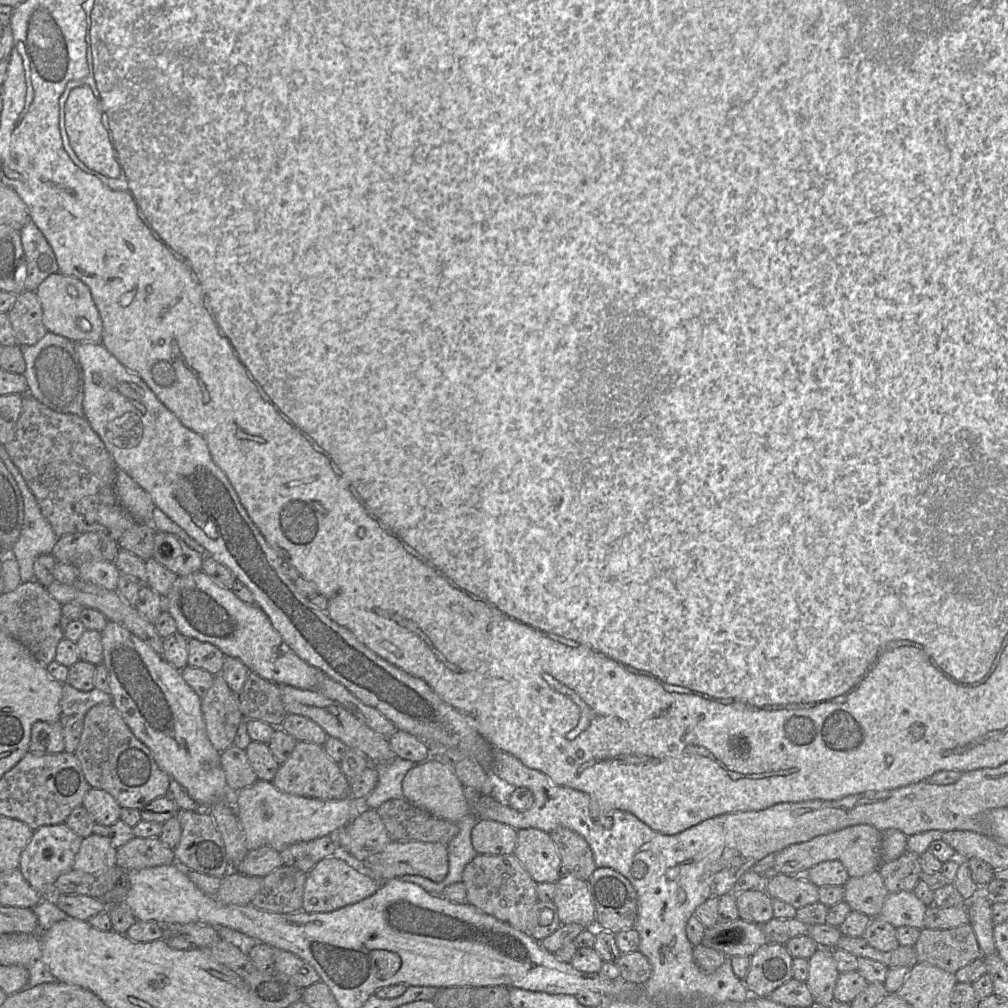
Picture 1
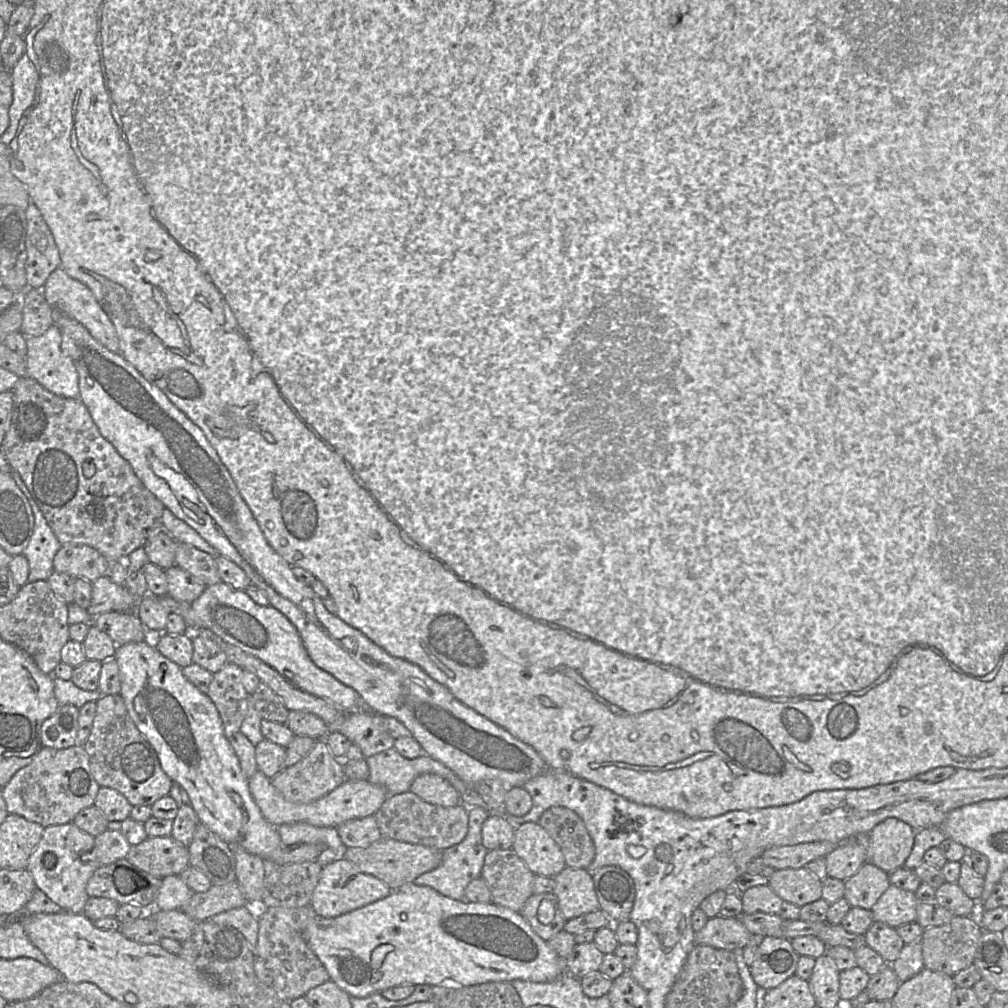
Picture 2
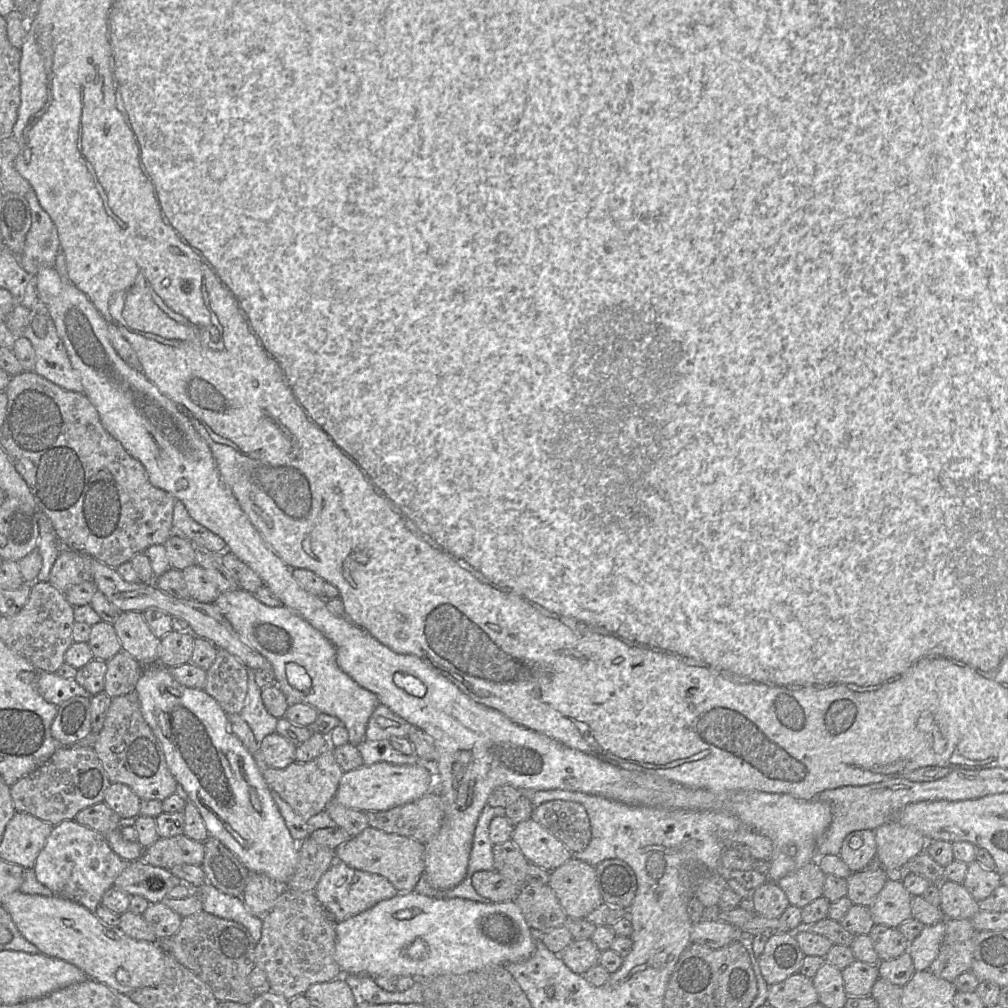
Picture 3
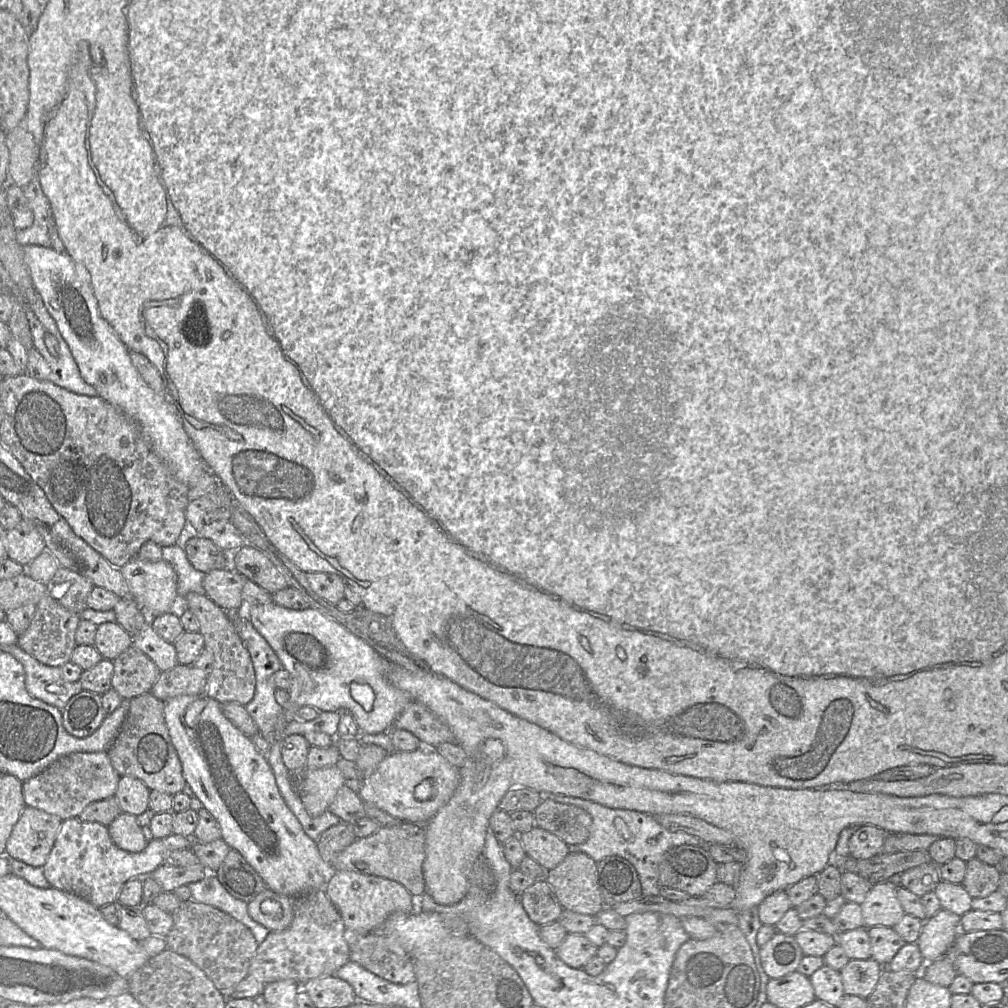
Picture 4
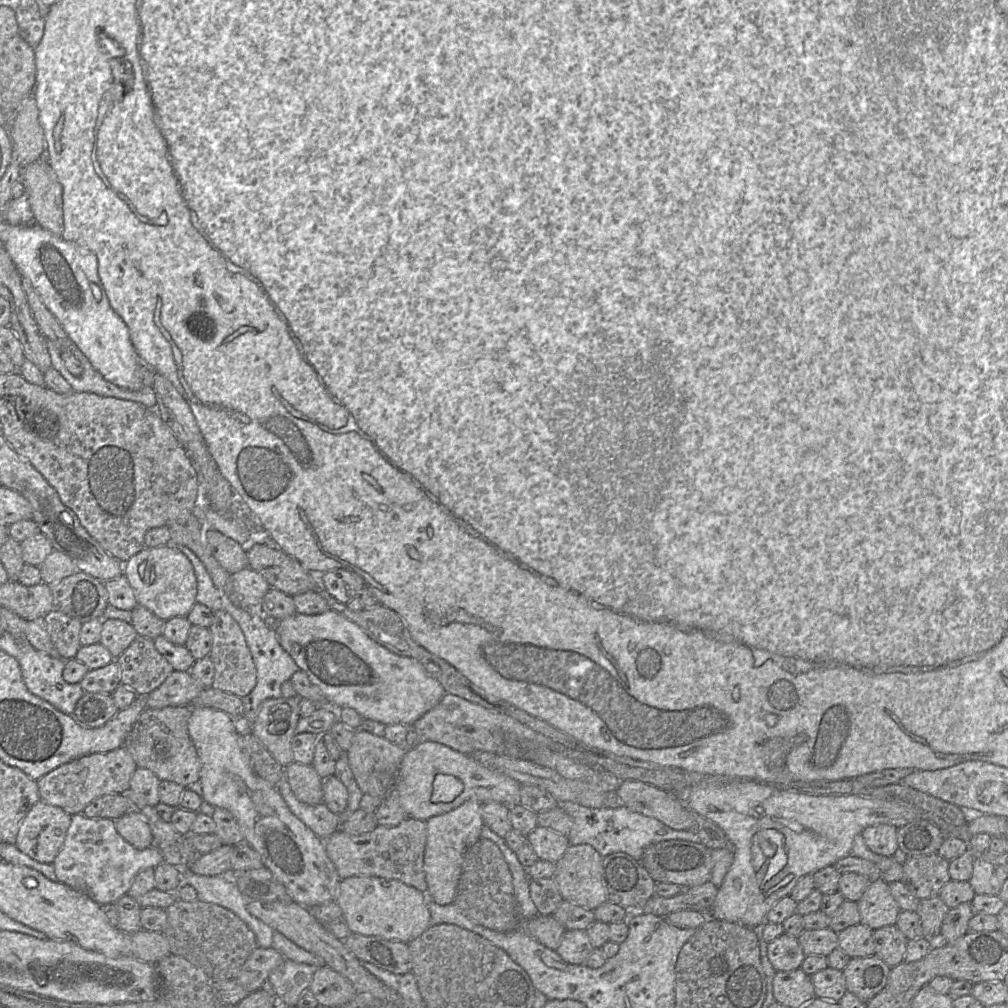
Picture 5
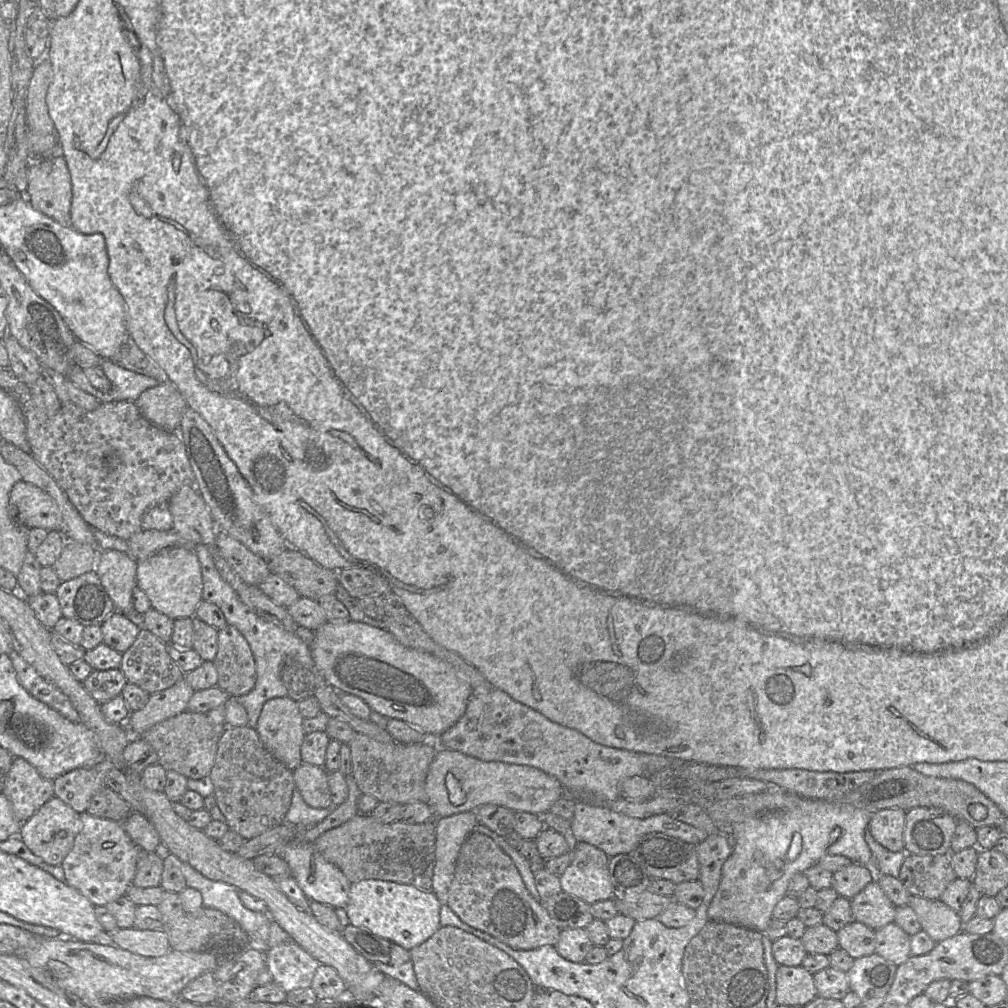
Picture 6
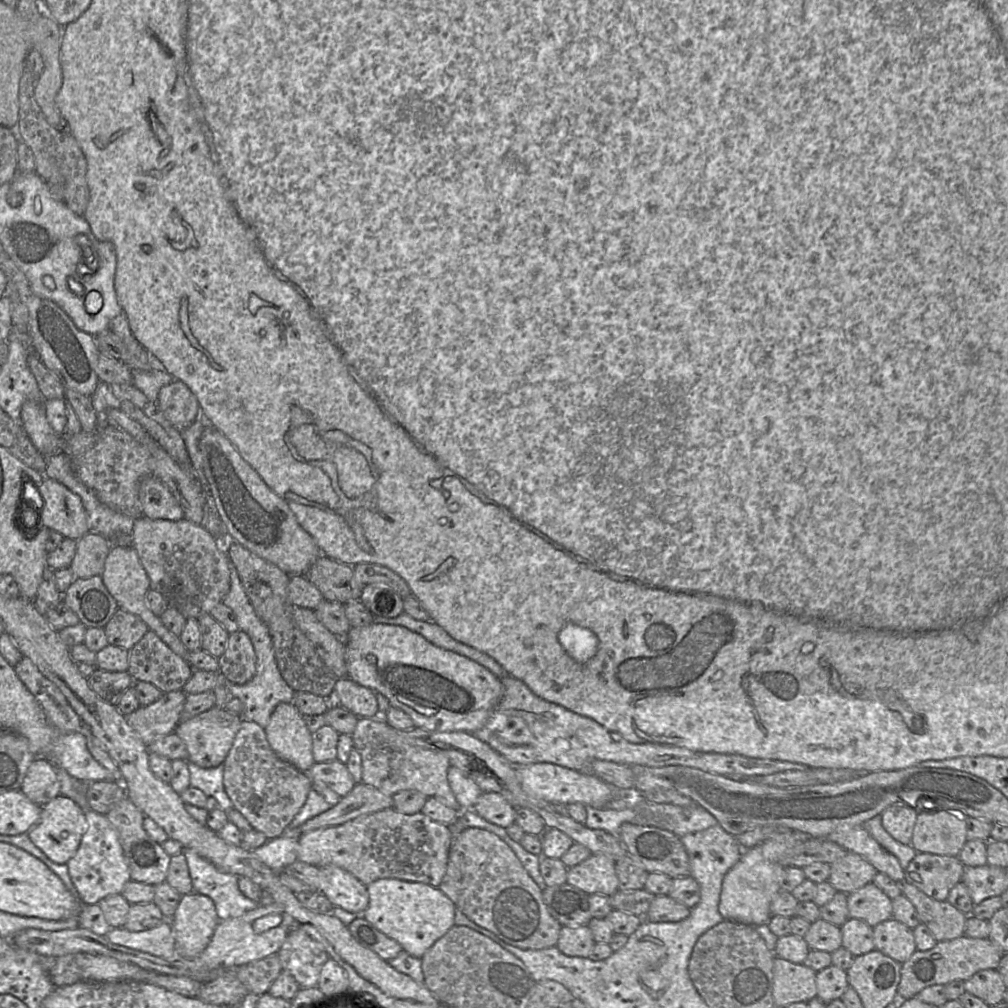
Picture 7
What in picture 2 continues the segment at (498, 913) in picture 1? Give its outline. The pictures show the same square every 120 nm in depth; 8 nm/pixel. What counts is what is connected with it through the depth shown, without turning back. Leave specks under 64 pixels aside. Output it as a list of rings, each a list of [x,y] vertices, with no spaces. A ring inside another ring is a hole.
[[[511,848],[489,851],[484,860],[480,878],[486,881],[491,892],[491,903],[520,912],[526,901],[533,894],[534,876]]]

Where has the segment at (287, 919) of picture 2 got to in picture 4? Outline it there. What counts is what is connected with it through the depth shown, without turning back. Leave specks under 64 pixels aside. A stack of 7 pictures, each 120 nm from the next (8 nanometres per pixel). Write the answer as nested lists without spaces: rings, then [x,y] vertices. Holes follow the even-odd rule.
[[[324,889],[302,893],[292,898],[293,920],[290,926],[279,932],[270,932],[265,940],[258,944],[256,953],[248,968],[248,974],[263,984],[278,980],[294,980],[303,985],[308,980],[334,975],[346,964],[349,958],[349,944],[344,939],[345,925],[337,907],[331,902]]]

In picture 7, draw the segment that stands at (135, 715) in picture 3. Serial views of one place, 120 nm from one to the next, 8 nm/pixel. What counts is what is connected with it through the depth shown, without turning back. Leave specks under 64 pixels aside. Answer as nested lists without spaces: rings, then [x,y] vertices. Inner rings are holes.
[[[214,705],[212,708],[195,715],[192,718],[181,720],[174,733],[176,733],[186,744],[187,760],[200,767],[216,767],[222,765],[238,732],[243,718],[229,712],[226,708]]]

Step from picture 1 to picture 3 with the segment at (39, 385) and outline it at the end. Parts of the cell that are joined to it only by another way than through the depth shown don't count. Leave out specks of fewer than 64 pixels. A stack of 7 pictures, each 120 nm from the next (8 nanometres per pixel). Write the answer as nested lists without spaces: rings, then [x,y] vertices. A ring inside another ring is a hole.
[[[50,318],[43,338],[37,337],[30,325],[22,336],[31,342],[35,351],[33,372],[65,390],[84,394],[81,378],[72,367],[64,343]]]

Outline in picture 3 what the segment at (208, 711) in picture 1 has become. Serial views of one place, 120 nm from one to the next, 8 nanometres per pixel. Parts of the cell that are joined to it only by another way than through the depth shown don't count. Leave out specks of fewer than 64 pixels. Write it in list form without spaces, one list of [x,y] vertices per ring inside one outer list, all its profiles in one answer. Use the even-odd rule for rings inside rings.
[[[218,649],[215,661],[206,673],[204,691],[217,701],[227,715],[240,714],[247,700],[249,669],[226,650]]]

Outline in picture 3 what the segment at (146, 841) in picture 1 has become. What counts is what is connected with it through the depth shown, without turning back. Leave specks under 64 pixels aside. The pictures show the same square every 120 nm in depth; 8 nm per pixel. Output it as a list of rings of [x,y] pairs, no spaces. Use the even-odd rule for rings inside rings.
[[[184,835],[159,838],[143,850],[142,862],[170,870],[180,864],[201,866],[204,858],[203,842],[192,840]]]

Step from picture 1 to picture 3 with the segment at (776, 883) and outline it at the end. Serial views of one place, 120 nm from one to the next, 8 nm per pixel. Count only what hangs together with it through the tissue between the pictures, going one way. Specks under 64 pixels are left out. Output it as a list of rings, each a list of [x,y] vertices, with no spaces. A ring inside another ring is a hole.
[[[817,860],[781,878],[777,885],[783,890],[790,905],[800,909],[823,897],[825,874]]]

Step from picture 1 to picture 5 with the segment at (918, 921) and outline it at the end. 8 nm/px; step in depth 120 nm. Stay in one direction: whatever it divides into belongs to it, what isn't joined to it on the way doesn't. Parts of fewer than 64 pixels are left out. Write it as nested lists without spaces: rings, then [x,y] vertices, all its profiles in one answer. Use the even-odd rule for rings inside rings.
[[[883,879],[870,882],[857,904],[861,916],[860,923],[872,930],[896,925],[901,912],[889,884]]]

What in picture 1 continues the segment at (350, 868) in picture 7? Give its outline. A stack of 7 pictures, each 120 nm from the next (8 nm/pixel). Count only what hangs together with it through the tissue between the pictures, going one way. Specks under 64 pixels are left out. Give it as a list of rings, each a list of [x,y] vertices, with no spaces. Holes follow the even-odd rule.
[[[389,842],[382,851],[360,863],[360,868],[379,883],[404,875],[418,875],[433,882],[444,880],[448,873],[448,844],[442,842]]]

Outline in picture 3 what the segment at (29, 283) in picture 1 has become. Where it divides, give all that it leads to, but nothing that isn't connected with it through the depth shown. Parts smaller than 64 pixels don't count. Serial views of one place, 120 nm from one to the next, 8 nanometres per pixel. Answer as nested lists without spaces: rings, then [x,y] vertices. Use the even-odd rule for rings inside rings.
[[[32,188],[25,194],[25,198],[31,211],[31,227],[19,263],[28,274],[35,277],[39,270],[54,267],[60,252],[60,242],[54,222],[41,207]]]

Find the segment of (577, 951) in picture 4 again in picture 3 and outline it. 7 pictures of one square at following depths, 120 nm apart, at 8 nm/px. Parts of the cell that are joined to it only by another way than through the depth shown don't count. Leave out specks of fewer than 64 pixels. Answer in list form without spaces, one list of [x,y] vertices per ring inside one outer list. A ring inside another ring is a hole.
[[[587,939],[573,940],[559,956],[572,972],[583,975],[591,967],[599,964],[600,954],[592,940]]]

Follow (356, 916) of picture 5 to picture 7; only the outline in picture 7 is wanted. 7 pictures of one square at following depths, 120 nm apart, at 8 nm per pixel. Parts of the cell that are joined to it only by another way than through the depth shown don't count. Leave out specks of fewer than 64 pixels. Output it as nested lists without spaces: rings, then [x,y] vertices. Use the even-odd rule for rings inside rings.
[[[379,879],[367,886],[369,904],[362,915],[375,928],[421,959],[454,924],[456,906],[438,887],[399,879]]]

